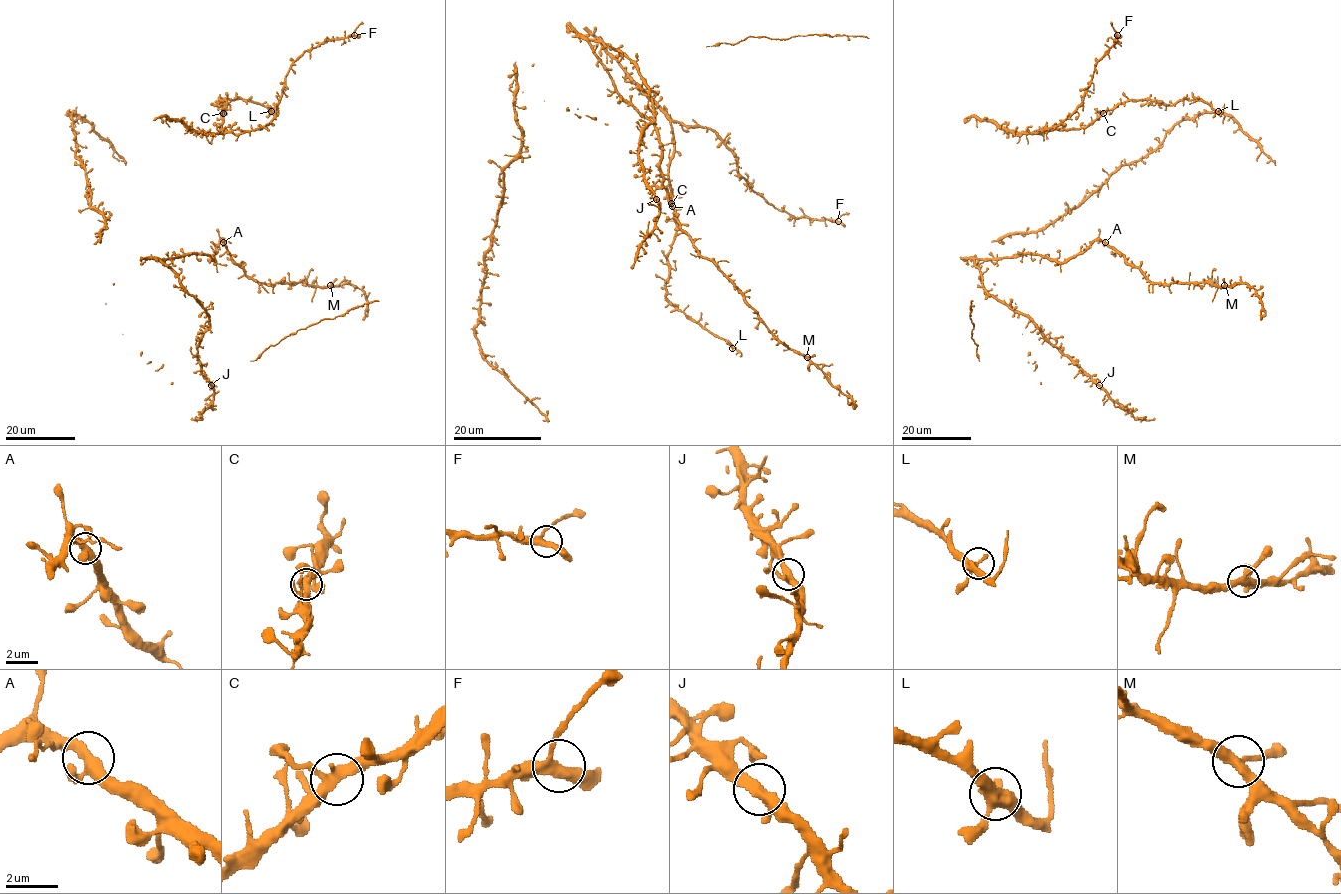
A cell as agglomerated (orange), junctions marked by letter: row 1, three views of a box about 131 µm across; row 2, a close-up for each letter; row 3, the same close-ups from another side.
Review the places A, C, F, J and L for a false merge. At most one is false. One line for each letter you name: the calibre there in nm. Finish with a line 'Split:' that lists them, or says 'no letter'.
Split: no letter

